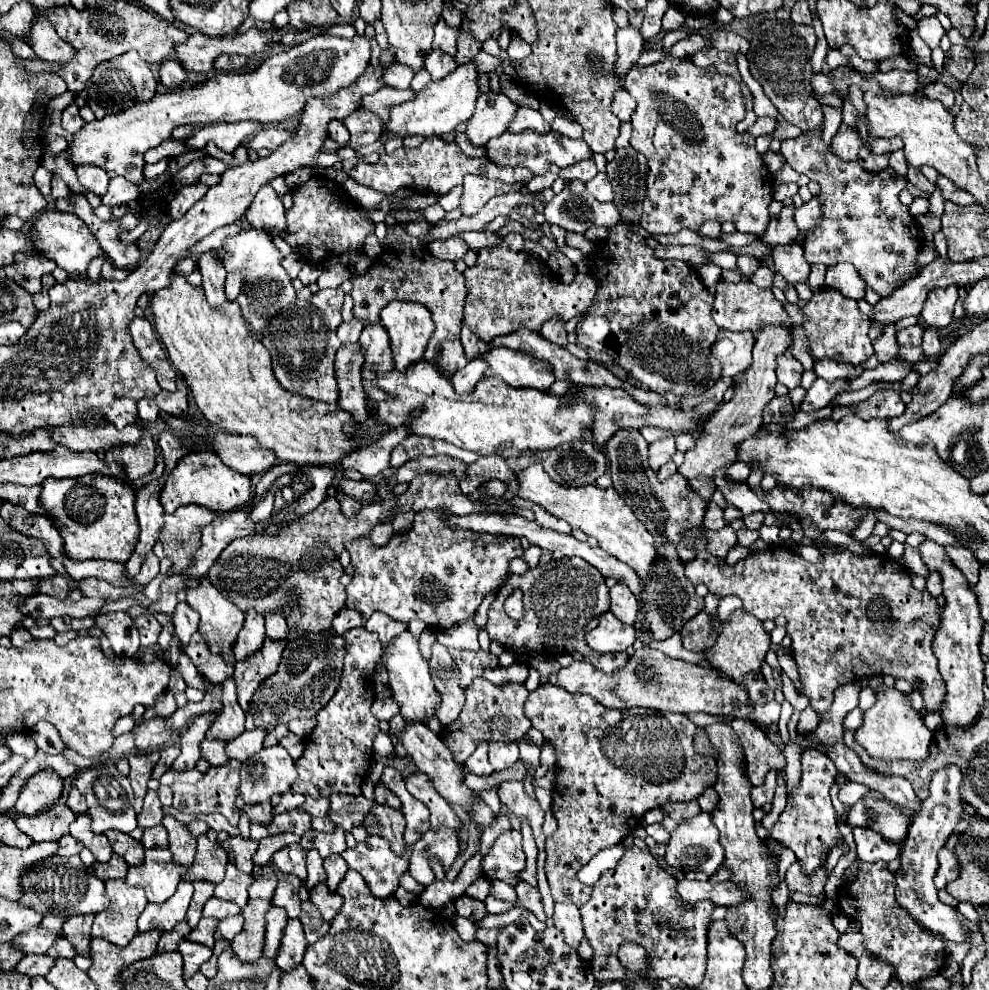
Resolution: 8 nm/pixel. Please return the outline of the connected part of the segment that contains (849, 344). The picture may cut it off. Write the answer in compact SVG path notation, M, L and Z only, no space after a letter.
M823 289L823 291L817 291L801 311L807 317L811 317L803 325L803 329L809 337L809 351L811 351L813 359L831 357L835 361L845 361L845 363L857 365L873 355L873 343L867 335L871 323L869 323L869 317L859 311L857 301L841 295L835 289Z

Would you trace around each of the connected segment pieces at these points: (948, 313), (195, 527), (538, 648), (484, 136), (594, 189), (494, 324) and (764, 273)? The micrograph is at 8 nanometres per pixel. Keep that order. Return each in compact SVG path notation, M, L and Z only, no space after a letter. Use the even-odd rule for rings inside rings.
M957 285L937 287L929 291L921 317L929 327L947 327L953 321L955 303L957 303Z
M179 507L173 515L165 515L161 529L161 545L165 555L173 561L171 573L189 567L195 551L199 549L201 529L215 519L215 513L203 511L203 507Z
M563 557L557 561L549 561L547 565L537 565L523 575L509 575L505 587L499 589L495 601L489 607L487 633L491 639L501 641L507 649L531 651L547 657L557 657L561 653L571 653L573 649L583 653L585 661L605 673L613 673L615 669L625 667L629 655L627 653L609 653L599 655L591 651L585 643L585 633L597 627L597 619L601 613L609 611L609 587L605 585L605 577L587 561L579 557ZM513 589L523 591L525 617L521 621L513 621L507 617L503 609L503 601L509 597Z
M481 93L473 117L467 121L465 135L473 147L485 145L489 139L499 137L507 131L513 115L517 113L517 103L513 103L503 93Z
M597 173L591 181L585 183L585 187L587 187L587 191L589 191L597 201L601 201L601 203L611 201L611 197L613 197L613 193L611 193L611 183L609 183L609 179L607 179L605 173Z
M505 239L495 247L481 249L477 255L477 265L465 271L469 295L463 321L485 343L519 329L539 331L541 325L553 317L561 321L579 317L589 309L597 291L597 281L589 273L577 273L573 283L563 283L541 259L535 259L525 251L511 251Z
M759 267L759 269L757 269L757 273L753 273L753 275L749 277L749 281L753 281L753 283L755 283L758 287L772 288L773 275L775 275L775 271L773 271L773 269Z

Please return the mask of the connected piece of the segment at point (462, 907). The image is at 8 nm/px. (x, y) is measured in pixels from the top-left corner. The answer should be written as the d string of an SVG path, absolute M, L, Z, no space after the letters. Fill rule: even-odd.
M461 895L461 897L457 897L453 903L455 903L457 915L467 917L467 919L471 919L471 921L479 921L479 919L483 919L483 917L487 915L485 903L483 903L483 901L477 901L477 899L469 897L469 895Z

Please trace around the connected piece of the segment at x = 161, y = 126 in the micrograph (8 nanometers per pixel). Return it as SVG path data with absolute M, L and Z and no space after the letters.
M315 35L305 43L299 43L291 47L289 51L277 53L269 57L257 71L251 73L217 73L209 81L199 83L195 87L189 87L185 91L173 91L173 93L157 93L151 101L145 103L135 103L127 107L121 113L115 115L105 115L103 119L95 119L91 123L85 123L81 131L73 135L73 141L69 145L69 159L73 167L93 163L99 165L107 171L117 171L117 175L125 177L129 183L139 187L143 183L143 153L147 149L157 147L165 139L171 137L171 131L179 125L211 125L211 123L235 123L235 121L259 121L259 123L279 123L289 117L301 115L307 99L311 97L321 97L321 95L331 95L331 91L339 91L341 87L349 87L367 67L371 59L371 49L369 41L365 37L351 37L351 39L341 39L341 37L323 37Z

